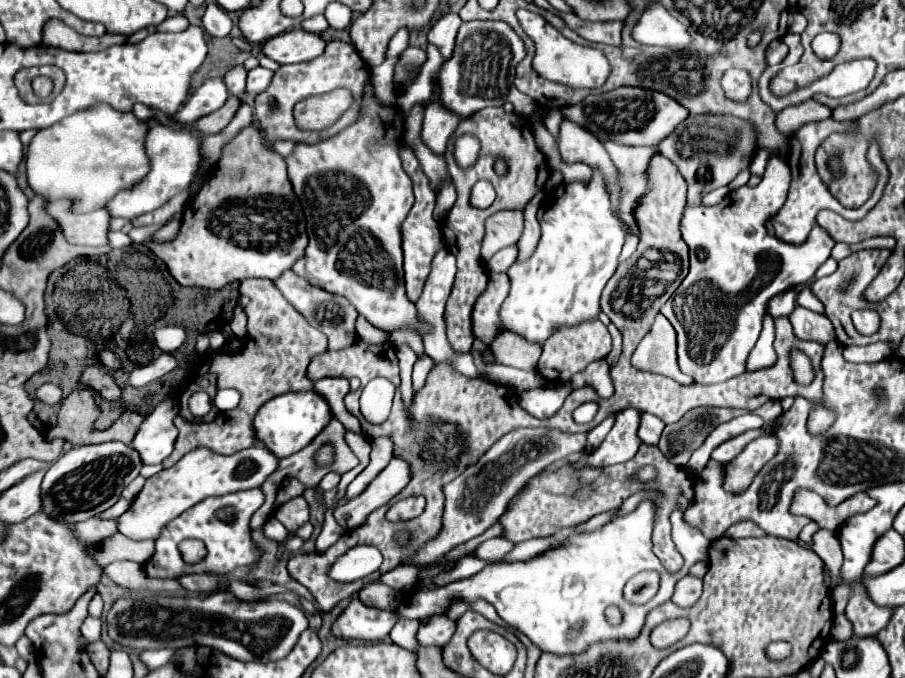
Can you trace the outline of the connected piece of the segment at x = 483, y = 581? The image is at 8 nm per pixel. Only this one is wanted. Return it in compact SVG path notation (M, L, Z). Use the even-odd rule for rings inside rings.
M644 500L638 504L634 512L610 522L608 526L602 526L600 532L594 530L594 532L572 533L564 540L566 542L564 548L548 550L540 554L540 558L532 558L526 562L492 564L474 576L432 590L416 590L414 594L406 596L400 602L400 616L426 620L430 616L446 614L450 604L456 600L468 604L476 600L488 600L508 626L528 636L532 644L536 644L542 652L566 656L568 652L572 652L572 648L568 648L570 640L566 642L566 630L574 622L578 620L584 622L582 634L578 636L578 640L574 640L574 644L580 644L580 640L584 640L584 632L588 632L588 624L600 624L600 632L604 632L604 624L608 624L604 618L606 604L616 604L622 608L622 612L648 614L656 606L670 600L676 582L680 580L680 576L688 574L692 564L708 558L710 540L700 536L696 528L688 526L682 518L682 512L672 512L670 522L672 522L672 542L676 544L676 550L684 558L684 566L674 574L668 574L668 570L658 560L658 556L652 552L650 536L654 524L654 510L652 502ZM610 552L614 552L614 556L610 556ZM642 570L660 572L660 592L646 604L628 604L624 600L622 590L626 582Z

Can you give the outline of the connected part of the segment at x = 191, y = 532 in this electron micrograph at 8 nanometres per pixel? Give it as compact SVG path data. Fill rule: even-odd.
M260 488L234 492L228 496L214 496L204 498L194 508L188 508L176 520L168 522L156 540L154 556L144 564L144 570L150 578L172 578L178 580L184 574L198 574L198 572L212 572L212 574L226 574L238 566L246 566L256 562L262 552L256 548L250 536L250 516L260 508L264 502L264 494ZM186 538L202 540L208 548L206 558L200 564L186 564L178 552L178 544Z

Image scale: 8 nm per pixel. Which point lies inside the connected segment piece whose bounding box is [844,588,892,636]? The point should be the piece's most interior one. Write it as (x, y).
(867, 619)

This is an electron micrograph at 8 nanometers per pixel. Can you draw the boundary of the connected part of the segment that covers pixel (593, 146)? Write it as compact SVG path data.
M568 120L560 126L560 138L558 138L558 149L564 162L582 162L590 168L596 168L602 172L604 184L608 186L608 194L612 200L612 212L620 204L620 182L616 174L616 166L612 164L604 144L596 140L590 132L584 132L584 128L578 128L578 124L572 124Z

